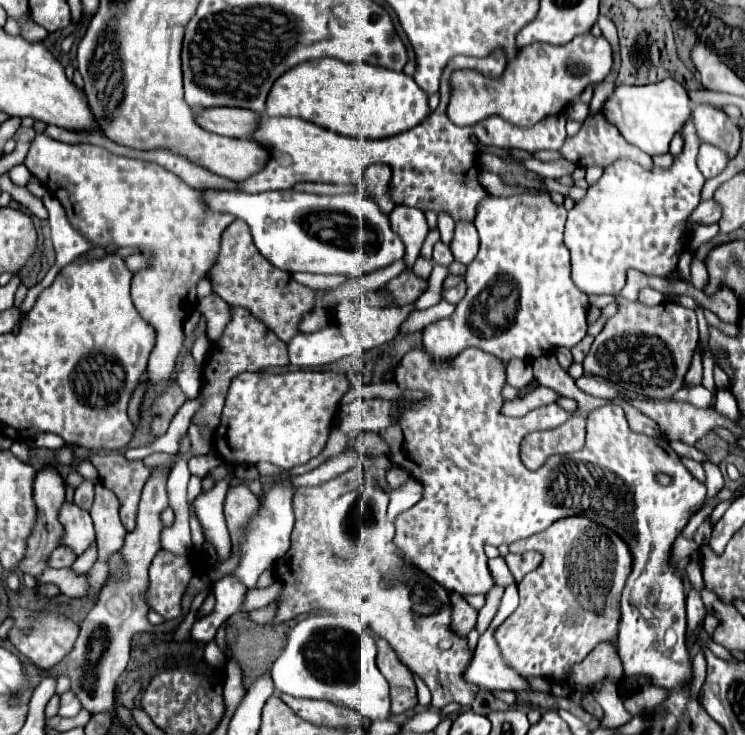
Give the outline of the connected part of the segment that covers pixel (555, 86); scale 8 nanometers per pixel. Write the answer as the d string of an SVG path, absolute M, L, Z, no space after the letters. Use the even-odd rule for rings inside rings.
M585 33L573 37L565 45L533 43L517 51L501 77L489 79L473 69L453 71L447 117L459 127L473 125L493 115L499 115L517 127L533 127L549 115L563 113L565 107L585 91L587 85L603 81L609 69L611 47L605 37L593 37L591 33Z

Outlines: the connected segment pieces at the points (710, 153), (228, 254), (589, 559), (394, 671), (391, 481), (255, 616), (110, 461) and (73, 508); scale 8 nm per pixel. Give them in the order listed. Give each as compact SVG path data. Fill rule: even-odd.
M701 143L699 153L697 153L697 167L699 171L705 175L705 179L711 179L715 175L719 175L727 165L727 157L721 149Z
M237 219L231 223L221 237L221 251L217 261L205 275L211 281L213 291L227 303L249 309L259 321L263 321L281 341L289 341L299 333L297 325L301 317L317 309L317 293L309 287L303 287L291 279L289 273L273 267L255 247L249 227L245 221Z
M573 515L557 519L545 531L509 545L511 553L539 551L543 561L535 571L529 571L519 587L519 607L515 613L505 619L505 623L495 631L495 639L501 647L505 661L525 677L539 675L553 681L563 681L567 669L575 663L581 663L601 641L611 641L618 646L617 634L620 619L620 599L625 579L631 571L631 553L629 547L607 527L597 525L589 517Z
M377 639L377 667L391 687L391 713L405 713L417 705L417 689L413 673L397 659L385 639Z
M390 469L386 473L386 480L390 487L399 487L408 480L409 476L401 470Z
M275 602L270 603L264 608L254 610L249 613L249 618L258 624L269 623L277 611L277 605Z
M93 453L89 455L89 461L95 465L101 485L117 495L121 505L121 523L125 531L133 531L141 491L153 469L147 467L143 461L129 461L123 455Z
M65 501L59 509L59 521L65 529L59 545L69 547L77 557L83 555L95 541L95 529L89 511Z

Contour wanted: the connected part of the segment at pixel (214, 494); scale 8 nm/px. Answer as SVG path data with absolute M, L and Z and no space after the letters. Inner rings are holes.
M235 475L225 477L223 481L217 481L217 485L215 485L209 493L201 493L199 499L195 501L195 511L197 511L197 517L199 517L201 525L203 525L203 533L205 533L207 541L211 541L211 543L215 545L215 549L217 549L217 553L219 553L219 561L225 561L225 559L229 557L229 551L231 551L231 537L229 537L229 531L227 531L227 525L225 525L225 519L223 519L223 499L225 499L225 493L227 493L227 489L229 489L233 477L235 477Z

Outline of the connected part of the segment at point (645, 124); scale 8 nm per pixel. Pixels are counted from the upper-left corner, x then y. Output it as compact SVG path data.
M663 79L653 85L631 87L631 85L617 85L615 91L609 95L601 109L607 123L613 123L621 129L621 135L635 147L643 149L649 155L659 155L669 151L669 141L673 135L685 125L691 117L689 97L683 85L673 79Z

